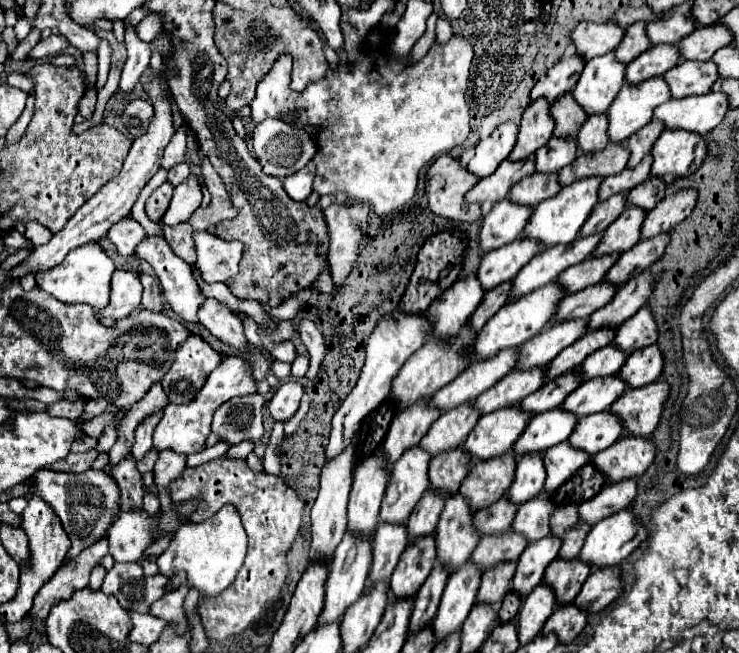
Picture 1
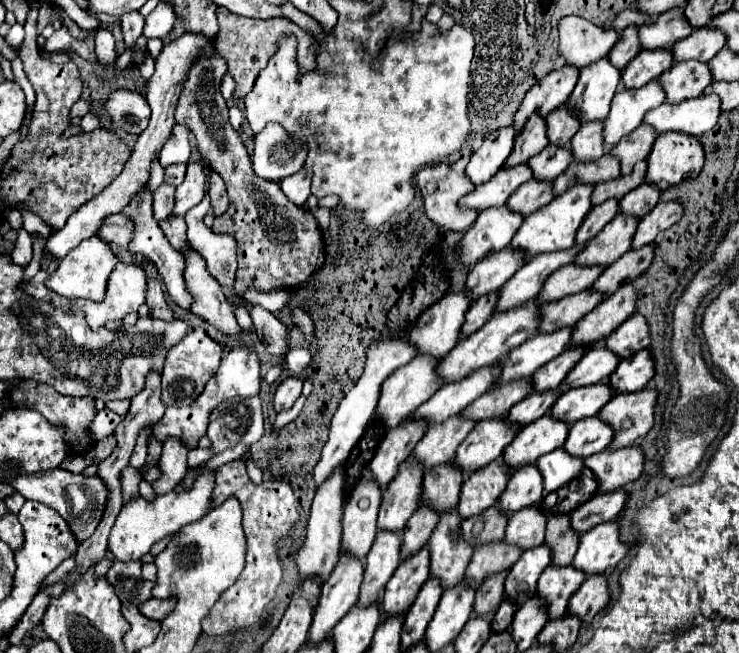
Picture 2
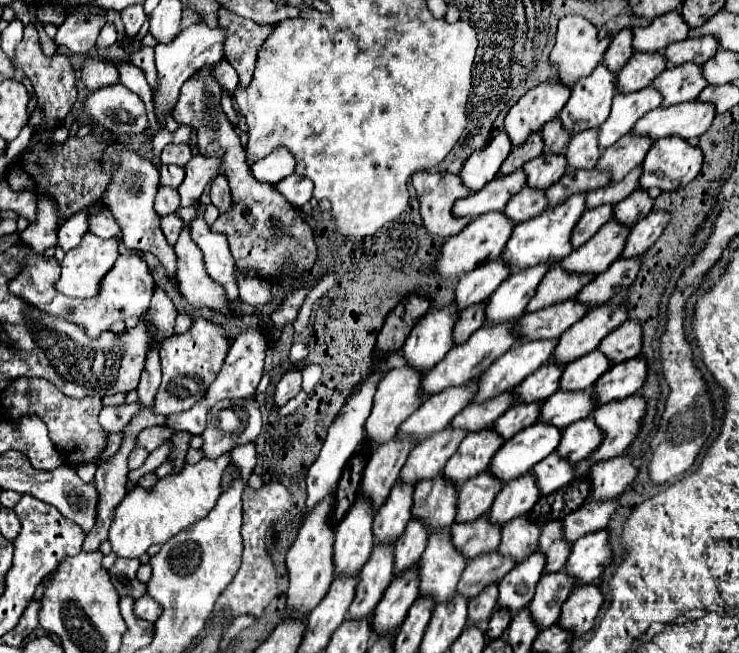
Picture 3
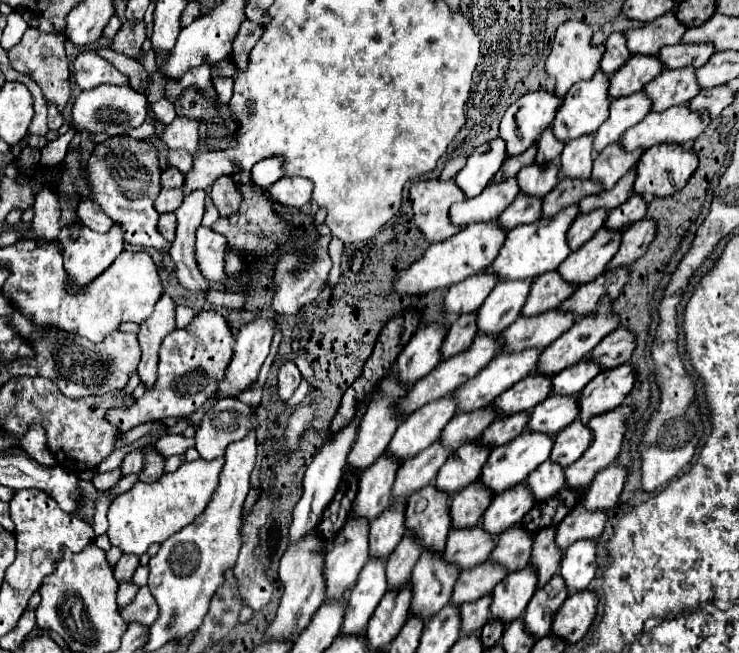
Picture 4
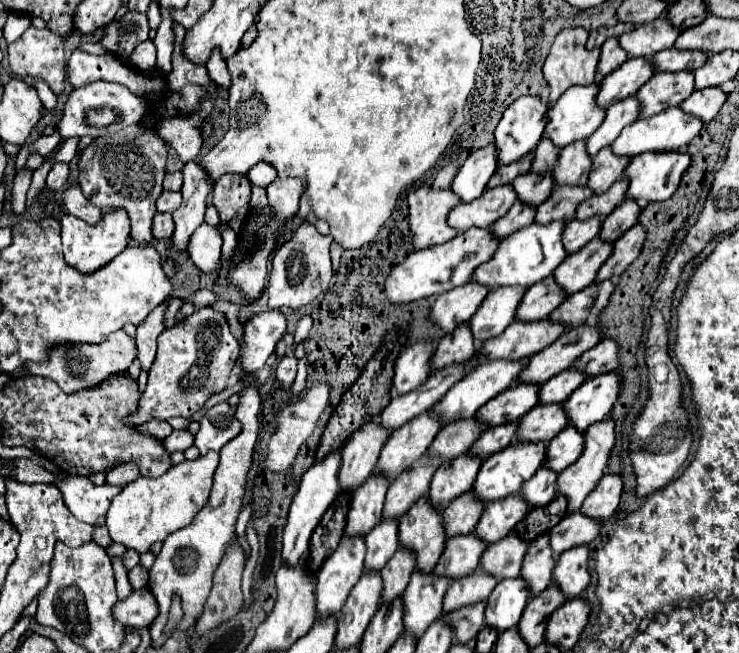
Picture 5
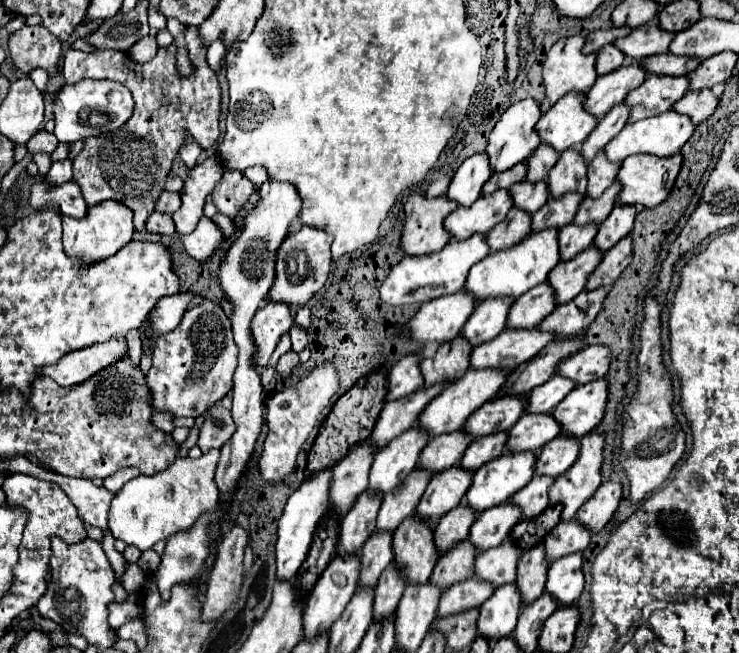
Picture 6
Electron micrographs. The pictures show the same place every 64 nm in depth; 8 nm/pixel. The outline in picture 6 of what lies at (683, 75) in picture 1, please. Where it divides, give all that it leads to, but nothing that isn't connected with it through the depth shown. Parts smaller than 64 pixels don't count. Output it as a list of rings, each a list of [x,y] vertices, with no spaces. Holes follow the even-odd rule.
[[[648,74],[644,84],[628,94],[624,100],[630,106],[630,120],[658,116],[670,110],[690,88],[688,76],[658,76]]]

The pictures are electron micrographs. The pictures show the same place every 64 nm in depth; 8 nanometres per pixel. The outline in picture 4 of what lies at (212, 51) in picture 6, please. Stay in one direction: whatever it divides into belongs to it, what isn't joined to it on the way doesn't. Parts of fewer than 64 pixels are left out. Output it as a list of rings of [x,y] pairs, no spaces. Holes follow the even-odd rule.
[[[218,78],[218,80],[214,80],[214,88],[218,92],[218,104],[228,104],[232,98],[232,80]]]

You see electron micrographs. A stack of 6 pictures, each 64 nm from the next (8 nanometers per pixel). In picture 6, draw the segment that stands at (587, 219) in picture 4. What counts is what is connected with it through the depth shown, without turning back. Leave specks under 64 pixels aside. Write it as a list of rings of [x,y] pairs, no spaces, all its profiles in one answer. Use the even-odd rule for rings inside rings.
[[[568,224],[564,228],[560,228],[560,252],[562,252],[562,260],[570,260],[574,258],[578,252],[586,250],[592,242],[594,236],[598,232],[598,226],[592,224],[584,224],[584,226],[576,226],[576,224]]]

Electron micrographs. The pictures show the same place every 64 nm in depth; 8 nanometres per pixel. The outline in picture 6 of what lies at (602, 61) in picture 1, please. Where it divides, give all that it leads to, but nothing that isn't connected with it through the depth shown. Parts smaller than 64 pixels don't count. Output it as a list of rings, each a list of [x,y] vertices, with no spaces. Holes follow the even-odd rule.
[[[568,92],[536,124],[540,140],[556,152],[580,146],[598,126],[598,118],[584,108],[586,92]]]

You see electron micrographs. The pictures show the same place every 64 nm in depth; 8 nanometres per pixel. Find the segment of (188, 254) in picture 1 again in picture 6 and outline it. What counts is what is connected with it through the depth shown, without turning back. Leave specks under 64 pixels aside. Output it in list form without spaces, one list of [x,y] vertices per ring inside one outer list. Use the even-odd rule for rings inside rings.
[[[154,212],[154,214],[148,218],[146,226],[148,226],[148,232],[152,232],[152,234],[168,234],[168,236],[174,234],[174,220],[172,220],[170,214]]]

